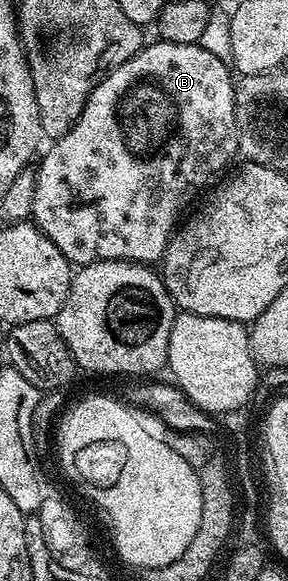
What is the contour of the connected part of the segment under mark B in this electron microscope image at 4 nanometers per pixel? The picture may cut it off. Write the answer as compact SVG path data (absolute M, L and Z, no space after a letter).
M150 41L142 46L138 54L131 56L131 60L119 64L119 68L115 68L98 82L87 100L79 120L75 120L72 128L62 138L56 139L50 145L53 147L46 152L41 167L36 167L37 179L35 180L32 221L52 240L55 248L59 248L59 252L63 252L63 256L78 267L86 266L89 262L102 262L103 260L123 260L142 264L160 263L179 222L177 210L183 209L228 164L229 158L238 157L235 96L233 95L235 78L230 67L217 56L213 56L211 52L207 52L207 49L201 45L156 41Z

